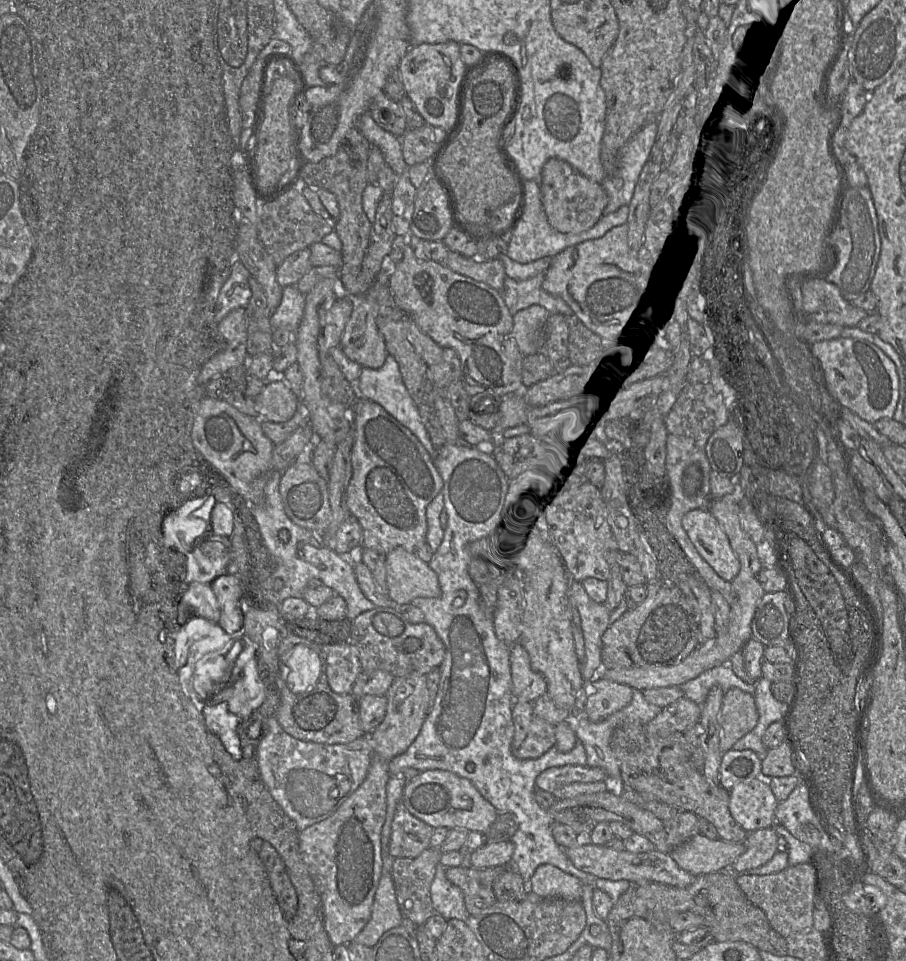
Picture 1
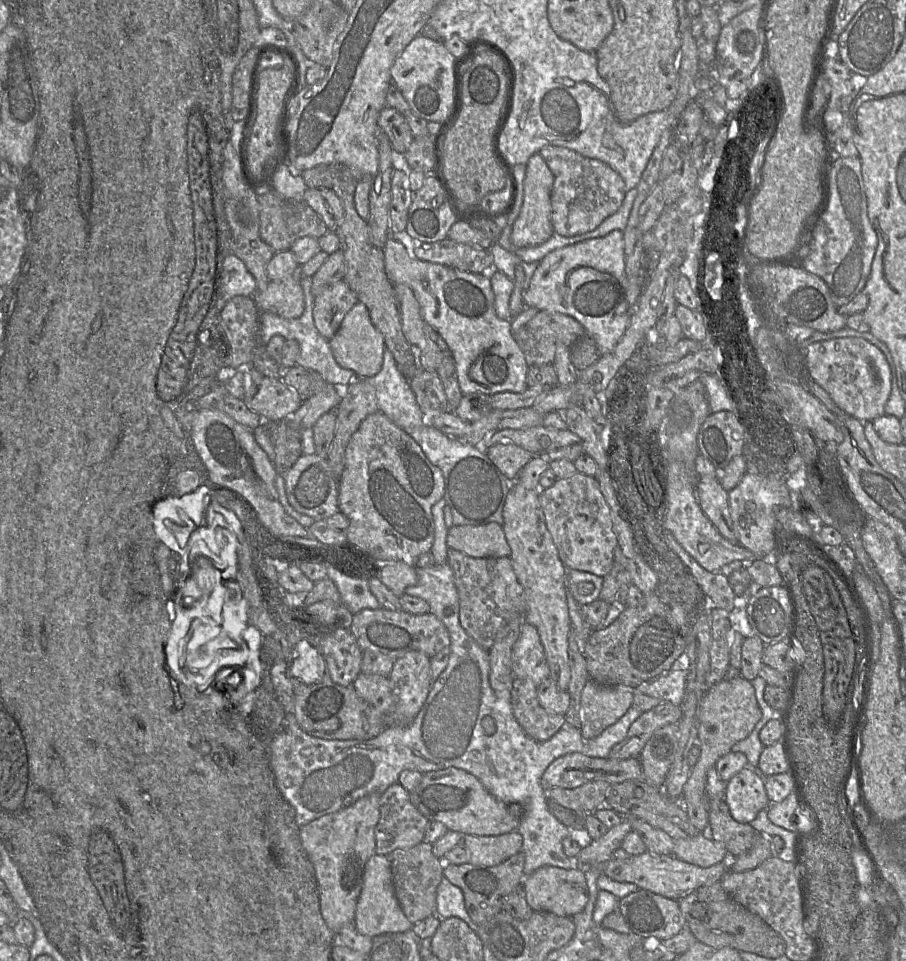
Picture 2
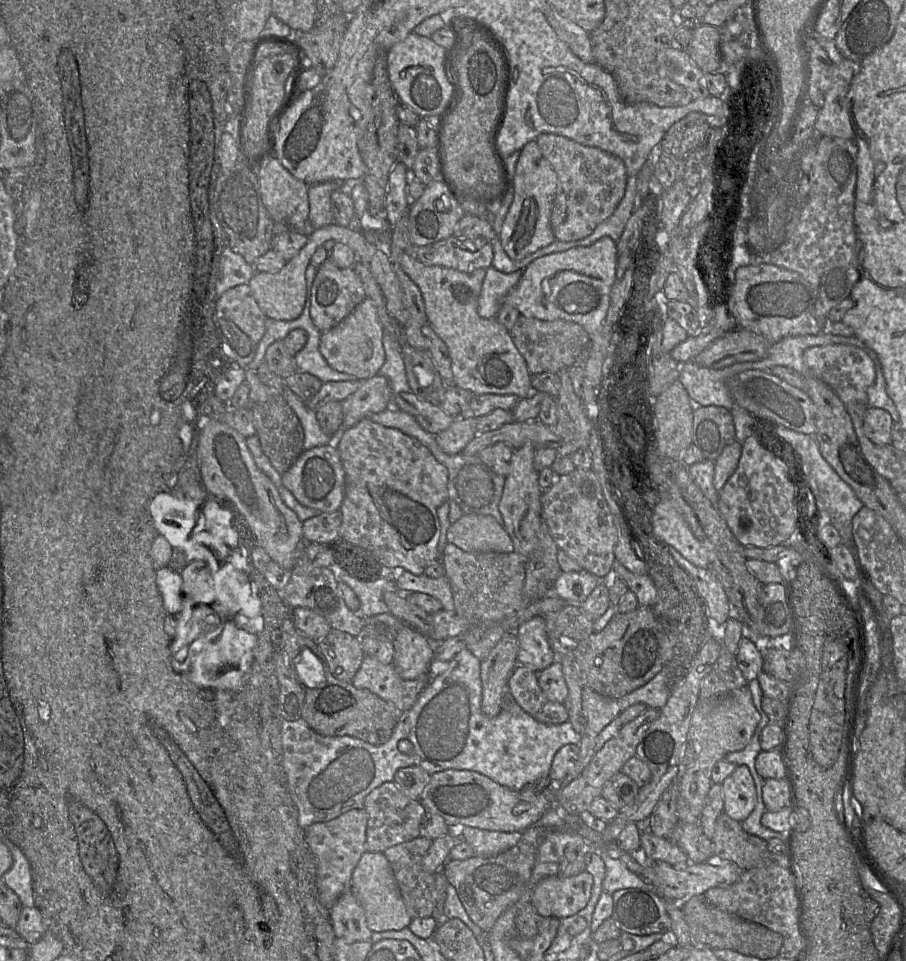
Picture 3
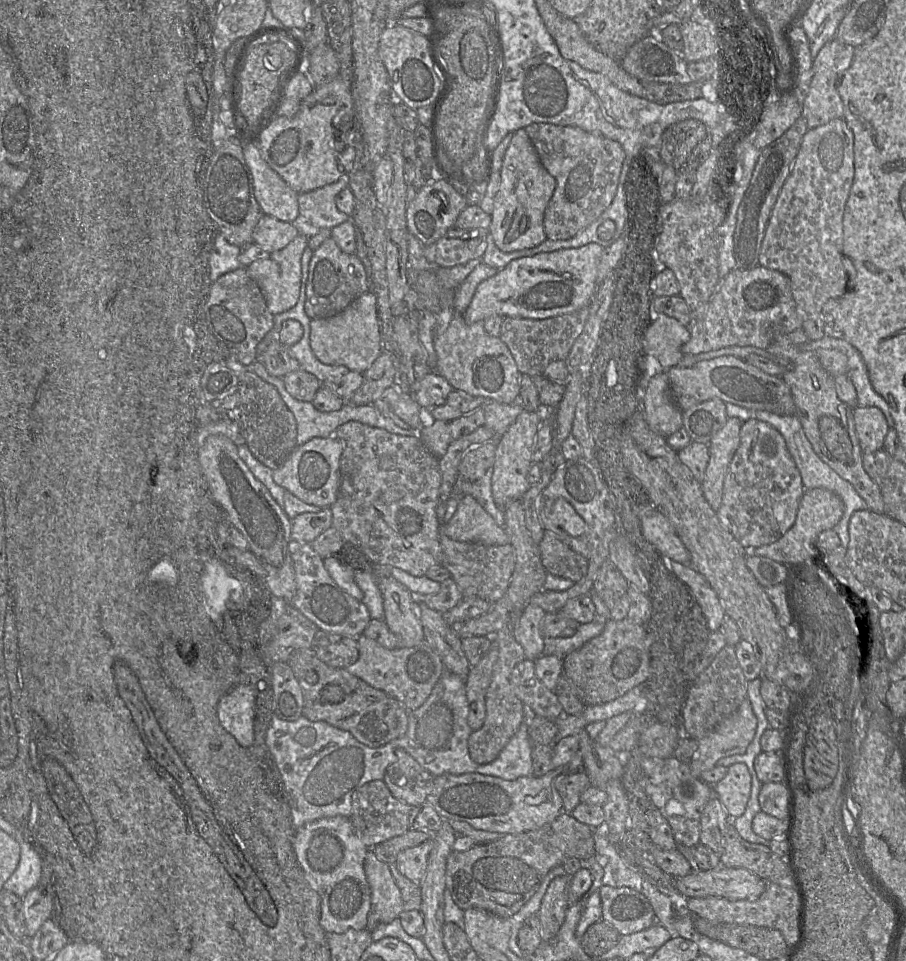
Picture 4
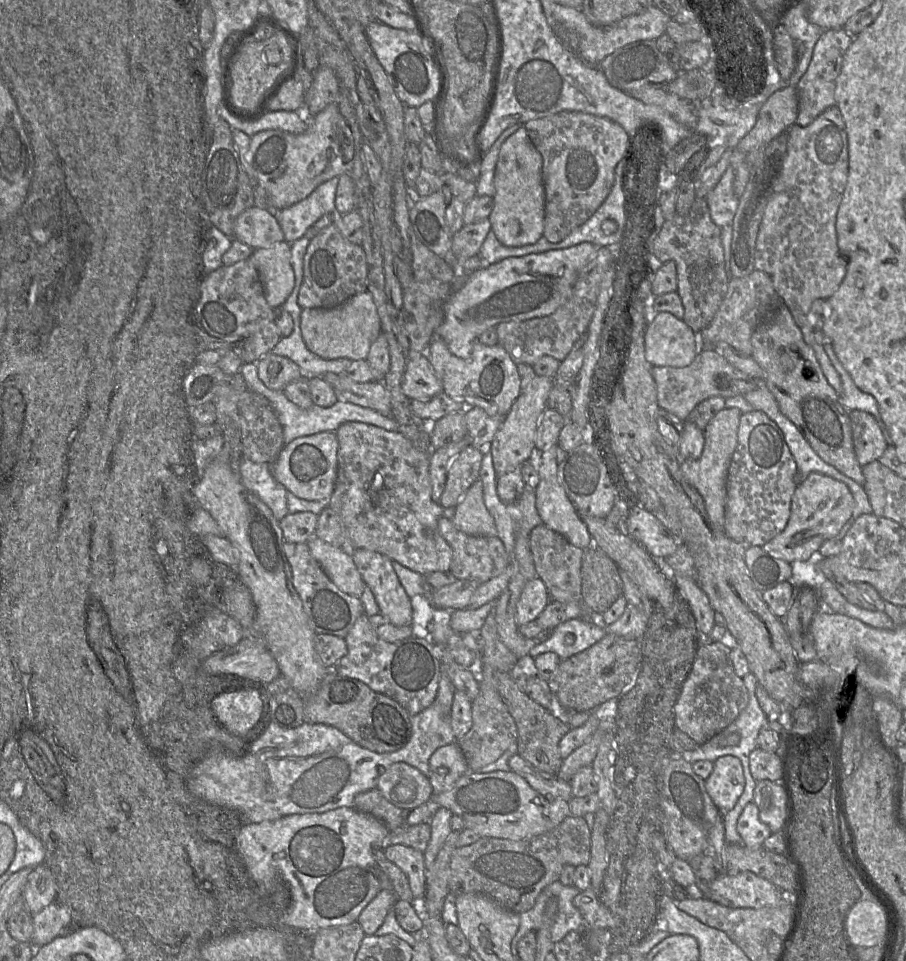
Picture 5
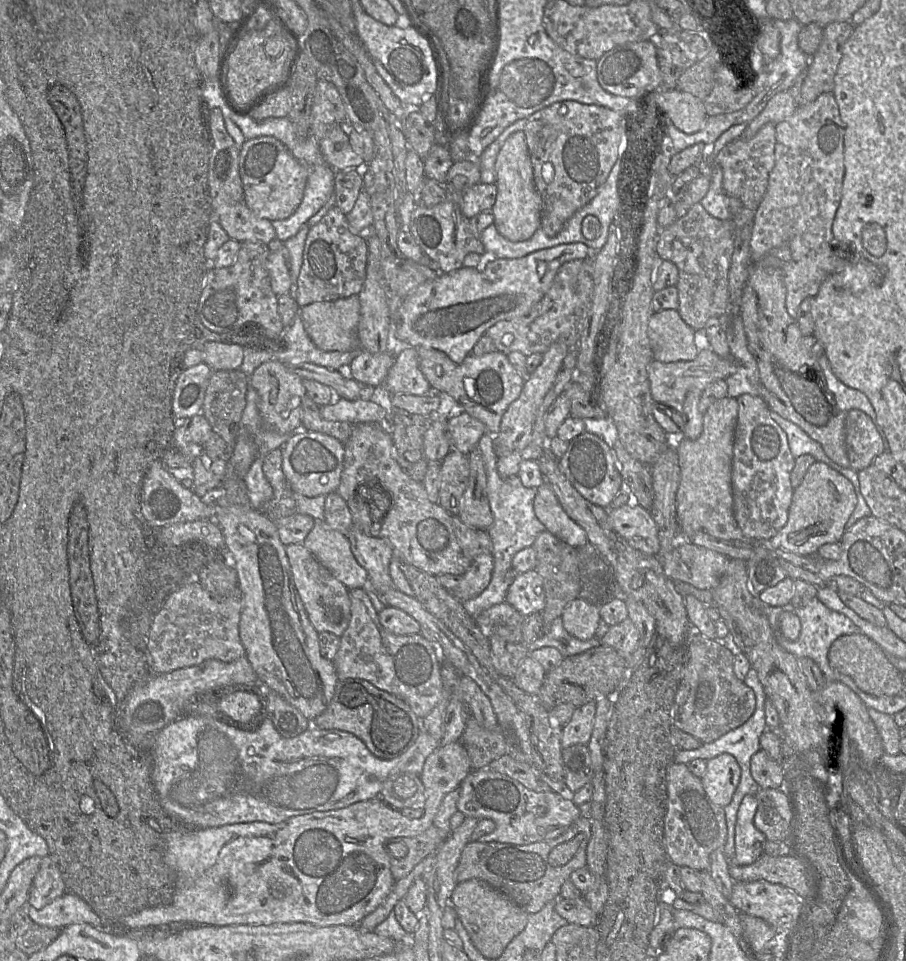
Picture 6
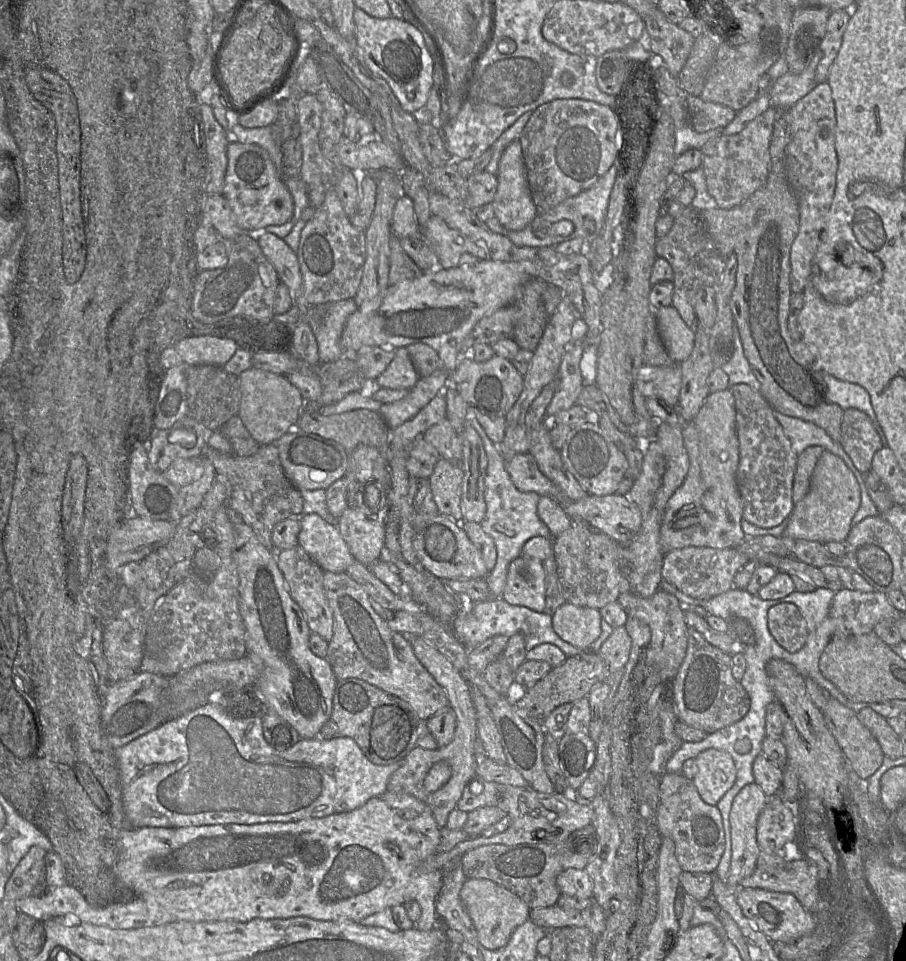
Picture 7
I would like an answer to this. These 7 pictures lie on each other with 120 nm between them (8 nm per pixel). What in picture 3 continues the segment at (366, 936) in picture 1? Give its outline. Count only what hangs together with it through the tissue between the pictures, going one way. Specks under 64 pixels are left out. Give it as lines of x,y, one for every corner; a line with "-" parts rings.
366,852
353,872
351,890
364,910
372,933
409,929
410,918
404,907
392,868
383,854

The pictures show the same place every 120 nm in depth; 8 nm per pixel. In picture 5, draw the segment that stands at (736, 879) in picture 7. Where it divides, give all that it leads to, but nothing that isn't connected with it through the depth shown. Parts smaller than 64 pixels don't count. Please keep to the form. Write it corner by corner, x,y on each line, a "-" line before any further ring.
754,802
748,803
743,809
737,822
737,831
744,845
750,849
763,847
764,841
772,834
769,827
761,822

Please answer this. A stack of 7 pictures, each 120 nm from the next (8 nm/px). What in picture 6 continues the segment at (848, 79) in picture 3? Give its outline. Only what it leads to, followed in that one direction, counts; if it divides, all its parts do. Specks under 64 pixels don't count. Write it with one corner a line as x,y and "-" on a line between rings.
851,21
833,22
823,28
822,41
810,57
810,65
800,89
798,106
814,101
822,93
833,92
834,76
843,47
853,29

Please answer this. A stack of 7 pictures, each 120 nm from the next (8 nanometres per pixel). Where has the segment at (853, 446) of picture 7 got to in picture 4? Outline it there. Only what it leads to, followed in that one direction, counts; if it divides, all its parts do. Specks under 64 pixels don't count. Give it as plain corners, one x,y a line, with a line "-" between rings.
856,407
853,409
853,418
862,452
882,450
889,426
881,410
875,407

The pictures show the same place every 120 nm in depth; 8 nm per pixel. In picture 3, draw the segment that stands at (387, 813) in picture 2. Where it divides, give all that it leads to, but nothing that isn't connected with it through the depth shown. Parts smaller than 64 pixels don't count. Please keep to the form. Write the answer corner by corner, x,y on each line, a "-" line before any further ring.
386,782
370,792
365,798
363,809
368,814
366,849
369,852
384,854
392,846
421,836
421,822
426,811
420,800
406,797
394,782

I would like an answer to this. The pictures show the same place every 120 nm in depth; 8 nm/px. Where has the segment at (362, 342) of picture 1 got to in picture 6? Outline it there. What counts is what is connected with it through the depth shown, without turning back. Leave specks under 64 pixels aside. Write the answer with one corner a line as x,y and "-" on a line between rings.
352,295
333,301
314,302
300,308
304,328
313,343
324,351
350,351
358,348
357,329
360,320
360,300

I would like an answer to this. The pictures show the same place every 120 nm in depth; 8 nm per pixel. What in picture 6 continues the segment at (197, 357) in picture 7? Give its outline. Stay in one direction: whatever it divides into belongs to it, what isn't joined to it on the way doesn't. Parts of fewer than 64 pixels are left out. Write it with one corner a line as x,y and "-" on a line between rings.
212,341
207,342
202,350
204,363
212,371
237,370
243,362
244,349
238,344

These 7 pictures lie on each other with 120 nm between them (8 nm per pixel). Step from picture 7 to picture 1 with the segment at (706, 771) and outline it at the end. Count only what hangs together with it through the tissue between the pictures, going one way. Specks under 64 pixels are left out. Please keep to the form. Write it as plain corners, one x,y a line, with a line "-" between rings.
762,777
736,784
729,790
729,811
747,833
769,828
775,821
778,801

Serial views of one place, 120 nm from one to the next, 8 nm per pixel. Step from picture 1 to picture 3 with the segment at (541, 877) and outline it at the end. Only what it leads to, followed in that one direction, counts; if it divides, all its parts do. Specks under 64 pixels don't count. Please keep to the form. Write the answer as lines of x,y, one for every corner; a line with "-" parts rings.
586,871
571,877
546,877
533,889
531,905
541,917
567,918
586,907
592,887
593,877

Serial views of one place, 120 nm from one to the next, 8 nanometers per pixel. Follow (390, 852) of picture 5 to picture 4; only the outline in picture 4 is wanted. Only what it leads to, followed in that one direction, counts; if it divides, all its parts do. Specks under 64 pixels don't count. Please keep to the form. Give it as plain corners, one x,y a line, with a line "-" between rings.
432,839
401,851
396,859
399,872
415,884
421,884
427,868

